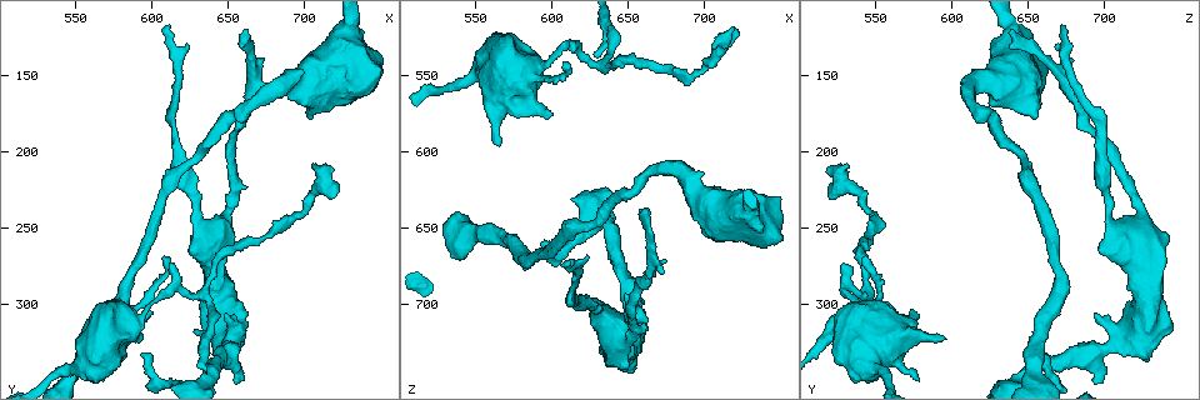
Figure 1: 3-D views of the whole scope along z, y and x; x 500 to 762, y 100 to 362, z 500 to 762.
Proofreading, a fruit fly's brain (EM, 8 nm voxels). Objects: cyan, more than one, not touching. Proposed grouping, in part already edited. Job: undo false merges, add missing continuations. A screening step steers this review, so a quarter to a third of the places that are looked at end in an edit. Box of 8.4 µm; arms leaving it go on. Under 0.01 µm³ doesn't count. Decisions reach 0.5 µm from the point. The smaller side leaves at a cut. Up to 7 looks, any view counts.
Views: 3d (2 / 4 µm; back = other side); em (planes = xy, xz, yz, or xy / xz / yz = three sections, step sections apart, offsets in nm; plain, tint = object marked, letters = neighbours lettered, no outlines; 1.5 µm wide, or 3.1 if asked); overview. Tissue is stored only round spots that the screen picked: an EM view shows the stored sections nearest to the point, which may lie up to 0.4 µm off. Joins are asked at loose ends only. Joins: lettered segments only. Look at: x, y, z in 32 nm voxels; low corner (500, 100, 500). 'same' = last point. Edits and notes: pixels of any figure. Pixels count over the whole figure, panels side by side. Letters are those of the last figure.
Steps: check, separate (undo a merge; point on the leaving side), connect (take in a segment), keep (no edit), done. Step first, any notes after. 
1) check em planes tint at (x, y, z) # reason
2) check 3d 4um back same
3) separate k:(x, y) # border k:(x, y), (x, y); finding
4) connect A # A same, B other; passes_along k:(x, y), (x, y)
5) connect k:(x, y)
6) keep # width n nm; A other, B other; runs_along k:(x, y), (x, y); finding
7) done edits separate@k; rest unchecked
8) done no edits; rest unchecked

check em planes tint at (600, 348, 666) # sharp bend

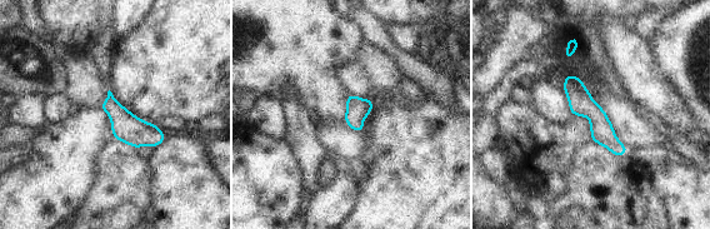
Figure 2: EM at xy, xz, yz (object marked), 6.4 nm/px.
check em planes letters same # what lies round it

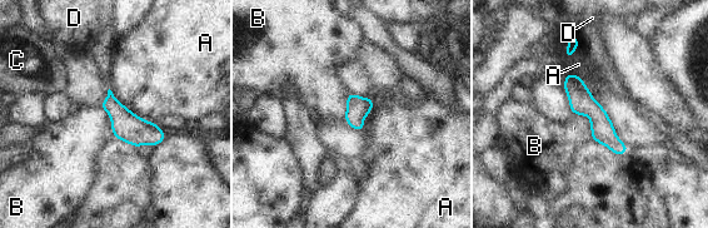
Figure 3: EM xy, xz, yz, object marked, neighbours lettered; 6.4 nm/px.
keep # longest_contact A 380 nm; A other, B other, C other, D other; runs_along 3:(568, 77), (621, 152); one cell here

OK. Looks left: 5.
check em planes tint at (634, 294, 542) # sharp bend

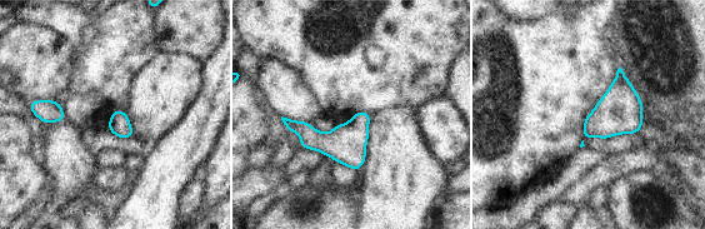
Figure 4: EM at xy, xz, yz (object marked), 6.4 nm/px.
check em planes letters same

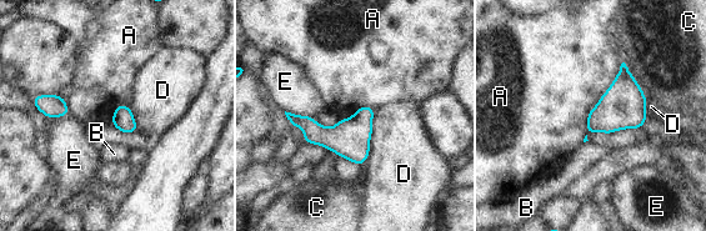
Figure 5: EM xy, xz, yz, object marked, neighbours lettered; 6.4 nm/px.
keep # longest_contact A 550 nm; A other, B other, C other, D other, E other; border 5:(622, 63), (590, 110), (582, 141); all the same cell

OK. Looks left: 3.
check em planes plain at (644, 256, 740)

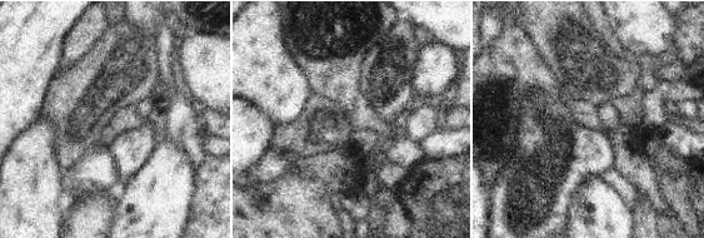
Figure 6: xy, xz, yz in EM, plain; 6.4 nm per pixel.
check em planes letters same

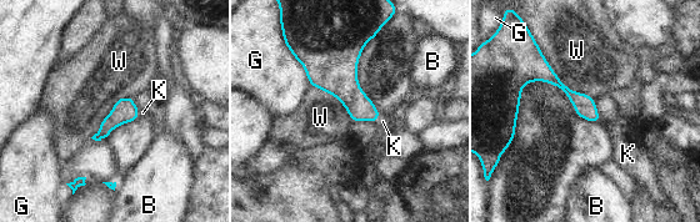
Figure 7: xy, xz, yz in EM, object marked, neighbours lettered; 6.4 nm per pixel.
connect 7:(383, 121) # longest_contact W 500 nm; B other, G other, K same, W other; passes_along 7:(360, 107), (379, 117), (383, 121); the cell continues

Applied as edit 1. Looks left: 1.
done edits connect@7; rest unchecked

